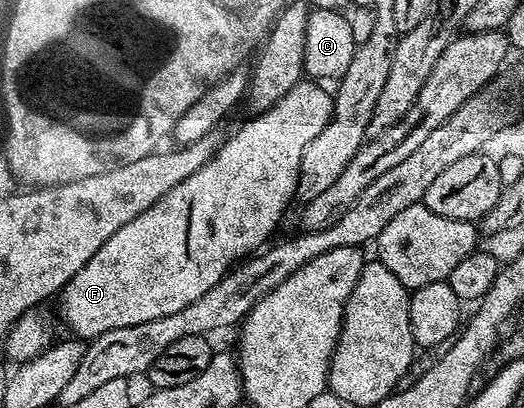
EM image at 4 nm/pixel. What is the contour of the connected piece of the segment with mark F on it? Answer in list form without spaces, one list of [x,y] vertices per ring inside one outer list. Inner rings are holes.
[[[299,81],[293,88],[289,88],[289,92],[285,92],[285,96],[281,100],[277,100],[262,112],[256,113],[259,115],[249,119],[232,138],[230,135],[219,147],[219,151],[204,166],[197,168],[197,172],[193,172],[193,176],[181,180],[181,184],[177,184],[177,188],[173,188],[168,194],[161,196],[161,200],[157,200],[148,210],[141,212],[133,220],[129,220],[129,224],[125,224],[125,228],[117,228],[117,232],[113,232],[113,236],[109,236],[109,240],[105,240],[105,244],[101,244],[101,248],[97,248],[97,252],[93,252],[93,260],[89,260],[89,264],[85,264],[85,268],[81,268],[81,272],[77,272],[77,276],[73,276],[73,280],[65,283],[57,295],[59,310],[63,313],[63,322],[75,333],[72,335],[79,340],[90,340],[105,332],[113,332],[113,328],[129,328],[133,324],[145,324],[145,320],[157,320],[161,316],[170,316],[172,312],[181,312],[181,308],[185,308],[185,304],[193,304],[193,300],[197,300],[205,292],[209,292],[209,288],[213,288],[213,284],[217,284],[217,280],[224,278],[228,270],[232,269],[236,263],[246,259],[252,252],[258,251],[268,241],[266,238],[278,228],[287,201],[291,197],[293,199],[296,197],[299,189],[301,152],[305,152],[305,144],[309,144],[309,140],[313,140],[313,136],[317,136],[317,132],[321,132],[330,120],[332,101],[332,95],[324,90],[318,81]]]

